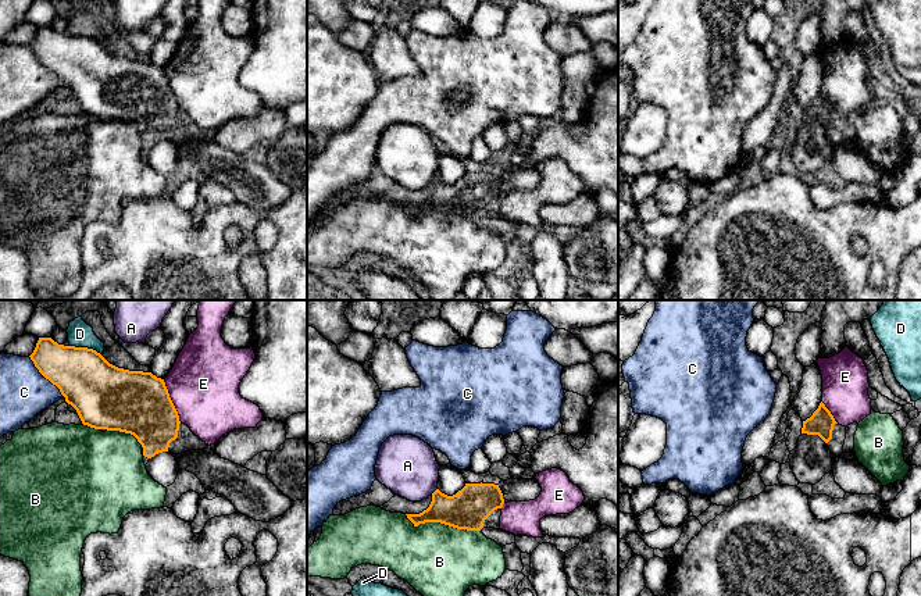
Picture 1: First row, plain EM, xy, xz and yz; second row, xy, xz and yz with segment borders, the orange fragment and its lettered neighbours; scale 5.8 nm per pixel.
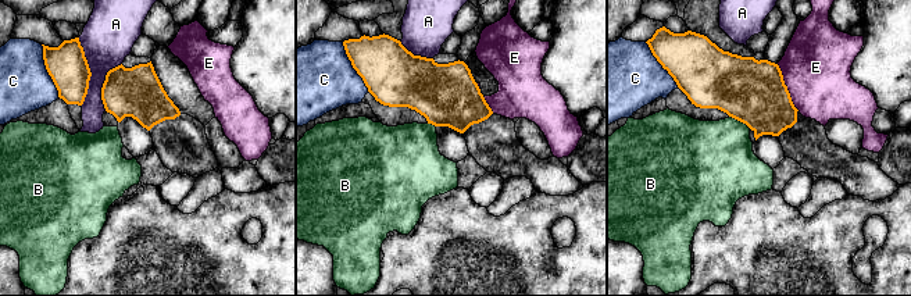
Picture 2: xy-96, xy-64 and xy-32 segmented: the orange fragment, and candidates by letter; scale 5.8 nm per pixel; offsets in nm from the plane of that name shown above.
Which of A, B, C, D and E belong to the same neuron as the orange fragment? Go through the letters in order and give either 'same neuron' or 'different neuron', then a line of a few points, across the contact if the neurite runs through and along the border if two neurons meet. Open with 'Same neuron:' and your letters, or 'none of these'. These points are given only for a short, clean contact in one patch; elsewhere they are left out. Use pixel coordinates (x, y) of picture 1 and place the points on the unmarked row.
Same neuron: none of these
A: different neuron
B: different neuron
C: different neuron
D: different neuron
E: different neuron; line xy (163, 68), (181, 110)

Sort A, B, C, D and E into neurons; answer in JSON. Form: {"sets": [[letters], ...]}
{"sets": [["A"], ["B", "E"], ["C"], ["D"]]}

